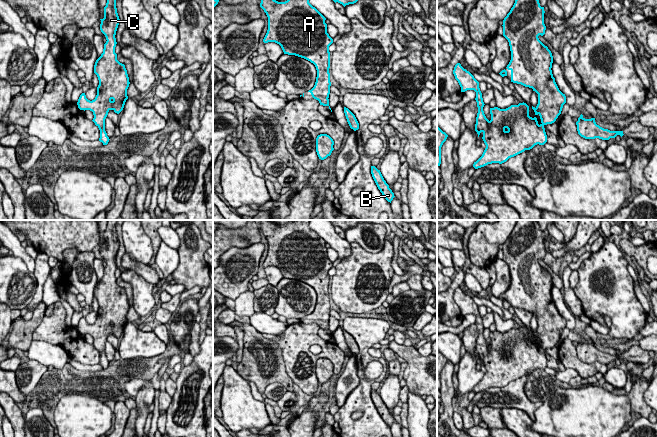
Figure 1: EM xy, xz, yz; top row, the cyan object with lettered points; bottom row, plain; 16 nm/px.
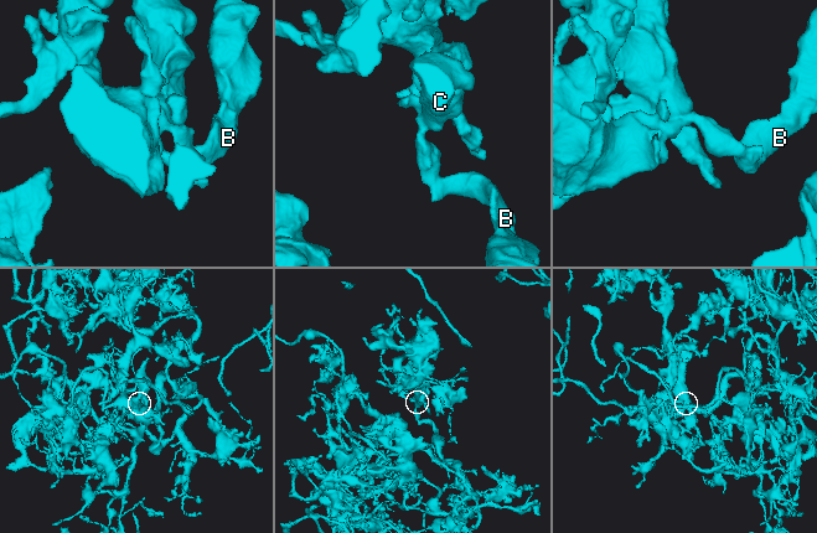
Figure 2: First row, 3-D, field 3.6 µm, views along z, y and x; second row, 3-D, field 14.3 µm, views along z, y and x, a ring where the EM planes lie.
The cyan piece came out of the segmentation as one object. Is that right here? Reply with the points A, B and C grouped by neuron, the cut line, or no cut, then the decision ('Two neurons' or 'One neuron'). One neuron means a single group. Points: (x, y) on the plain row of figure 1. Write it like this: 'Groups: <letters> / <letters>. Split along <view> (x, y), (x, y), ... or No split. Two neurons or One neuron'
Groups: A B C. No split. One neuron

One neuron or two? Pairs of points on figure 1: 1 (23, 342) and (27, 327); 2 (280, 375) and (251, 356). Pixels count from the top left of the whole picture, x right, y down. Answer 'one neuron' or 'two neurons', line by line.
1: one neuron
2: one neuron

